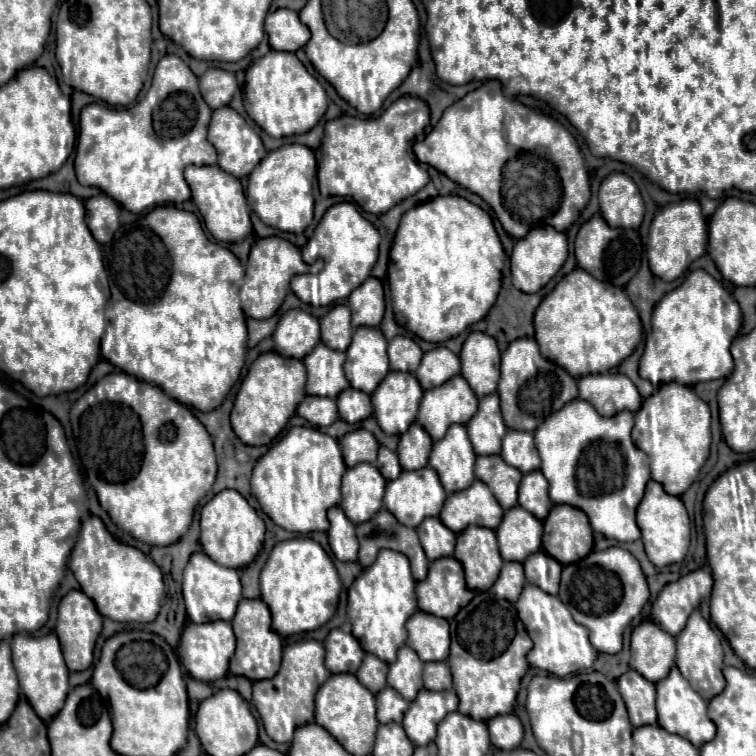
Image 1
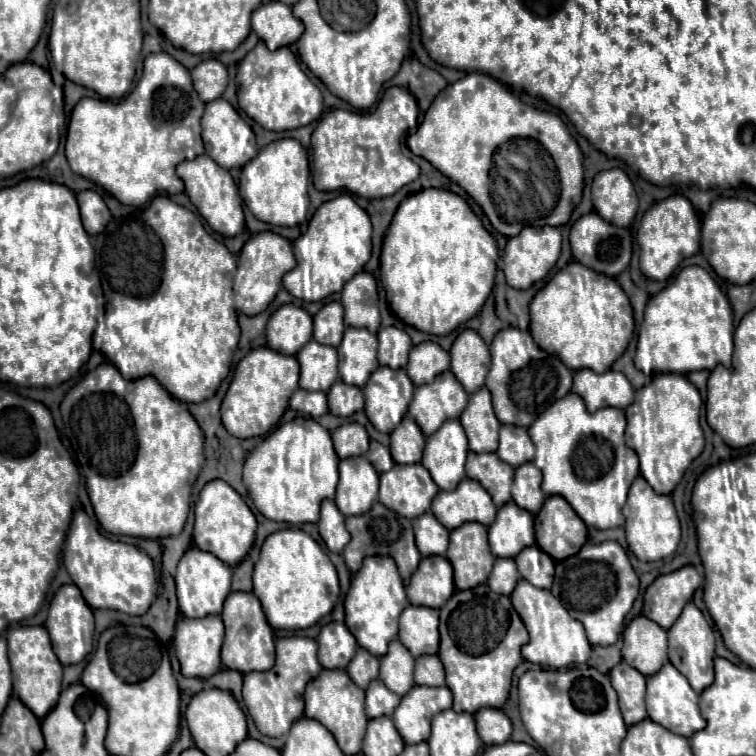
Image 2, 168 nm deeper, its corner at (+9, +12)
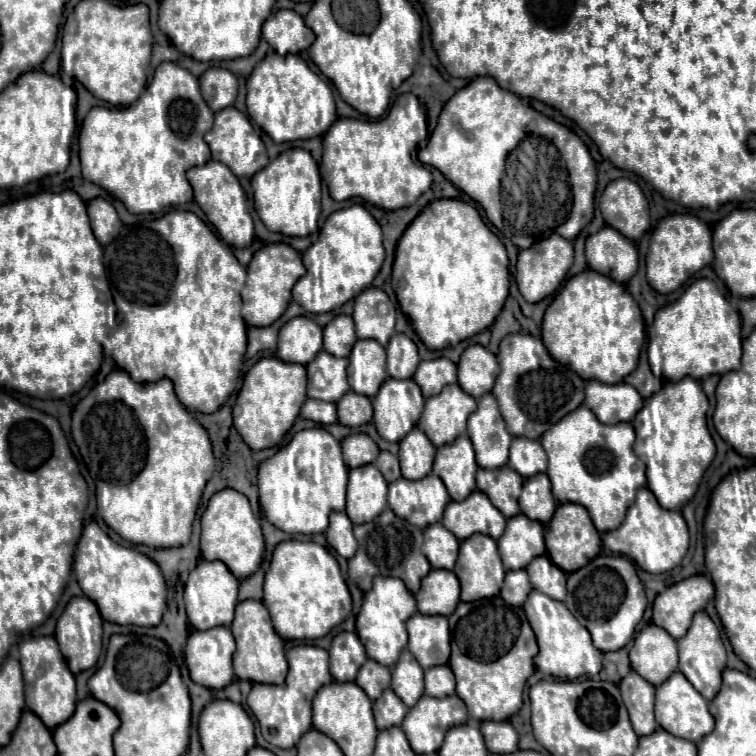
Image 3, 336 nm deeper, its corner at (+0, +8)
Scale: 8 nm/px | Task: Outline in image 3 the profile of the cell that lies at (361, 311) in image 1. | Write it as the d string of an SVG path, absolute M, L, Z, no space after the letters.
M368 288L356 296L352 318L358 338L370 338L386 346L394 334L396 310L390 310L390 300L380 288Z

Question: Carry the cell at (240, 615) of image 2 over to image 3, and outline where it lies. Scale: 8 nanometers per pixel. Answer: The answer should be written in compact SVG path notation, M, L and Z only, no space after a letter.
M244 600L236 606L236 618L230 626L236 638L234 652L234 672L240 680L260 682L260 684L284 684L288 662L284 656L284 642L274 632L266 606L260 600Z

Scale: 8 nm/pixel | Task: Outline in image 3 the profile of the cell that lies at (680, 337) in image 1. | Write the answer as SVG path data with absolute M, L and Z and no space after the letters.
M700 278L688 286L674 304L656 312L648 336L650 368L666 382L676 382L684 376L700 380L704 376L738 370L742 354L741 332L738 310L718 292L712 280Z

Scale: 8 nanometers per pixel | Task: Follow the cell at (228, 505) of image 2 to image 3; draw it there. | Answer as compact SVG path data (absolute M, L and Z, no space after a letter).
M226 488L216 492L210 502L206 512L202 514L202 536L200 536L200 548L202 548L202 558L204 560L220 560L228 564L228 570L238 578L244 580L252 576L262 562L264 554L264 536L260 522L256 520L250 502L244 494Z

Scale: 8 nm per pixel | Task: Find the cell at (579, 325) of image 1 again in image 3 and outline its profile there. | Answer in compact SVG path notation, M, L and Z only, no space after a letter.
M584 270L572 276L548 306L542 322L542 342L552 358L572 368L584 380L618 384L638 366L644 344L644 320L632 294L600 272Z

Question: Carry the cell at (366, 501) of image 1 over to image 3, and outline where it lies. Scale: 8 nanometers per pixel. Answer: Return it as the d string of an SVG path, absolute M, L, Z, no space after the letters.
M374 464L352 468L346 490L346 514L352 524L374 520L386 508L388 482Z

